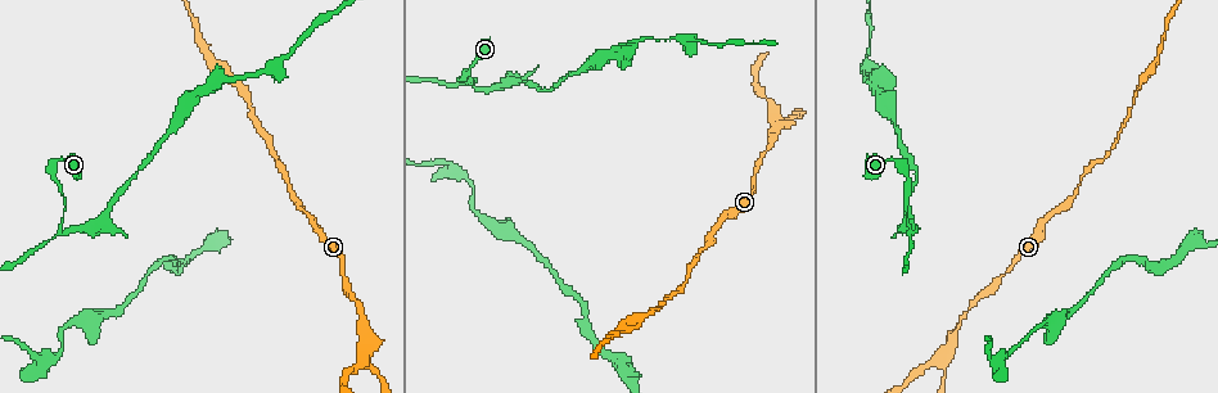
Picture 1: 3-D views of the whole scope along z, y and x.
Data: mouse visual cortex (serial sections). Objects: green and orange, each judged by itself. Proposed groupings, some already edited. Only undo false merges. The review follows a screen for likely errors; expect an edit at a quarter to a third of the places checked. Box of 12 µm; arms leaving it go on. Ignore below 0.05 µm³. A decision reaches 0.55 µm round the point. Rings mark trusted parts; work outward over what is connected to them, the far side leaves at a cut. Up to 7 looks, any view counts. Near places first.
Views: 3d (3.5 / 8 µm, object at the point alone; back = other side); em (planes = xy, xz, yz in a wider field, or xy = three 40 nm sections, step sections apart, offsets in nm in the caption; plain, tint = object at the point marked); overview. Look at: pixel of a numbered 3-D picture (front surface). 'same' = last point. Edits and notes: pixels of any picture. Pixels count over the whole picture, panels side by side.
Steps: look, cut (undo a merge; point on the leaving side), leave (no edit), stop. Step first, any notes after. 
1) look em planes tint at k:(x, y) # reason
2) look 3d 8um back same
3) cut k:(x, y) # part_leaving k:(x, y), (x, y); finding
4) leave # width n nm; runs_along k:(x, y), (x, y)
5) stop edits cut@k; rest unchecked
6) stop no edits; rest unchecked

look 3d 8um back at 1:(475, 88) # abrupt turn

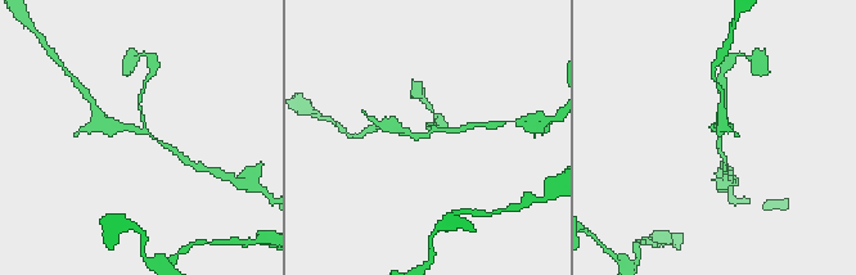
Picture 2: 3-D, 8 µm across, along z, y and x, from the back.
look 3d 3.5um at 2:(432, 131) # closer look

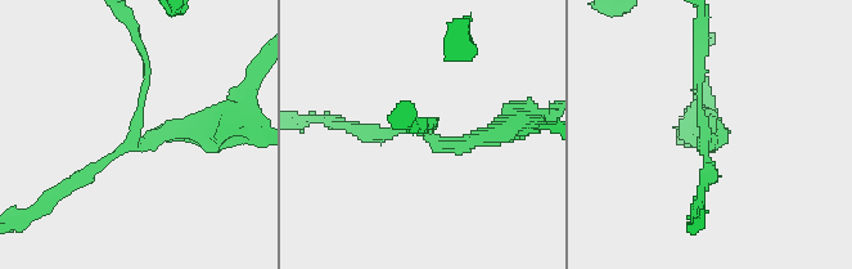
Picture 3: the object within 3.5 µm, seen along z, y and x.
look em xy step 5 tint at 3:(134, 133) # arms 3; arm_widths 100, 150, 200 nm

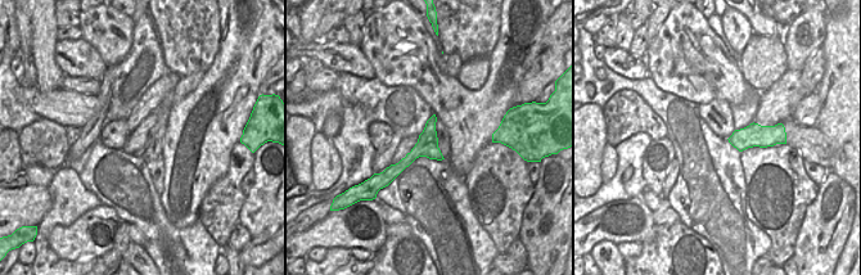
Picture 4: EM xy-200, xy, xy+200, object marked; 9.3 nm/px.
leave # one cell here

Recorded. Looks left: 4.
look 3d 3.5um at 1:(365, 352)

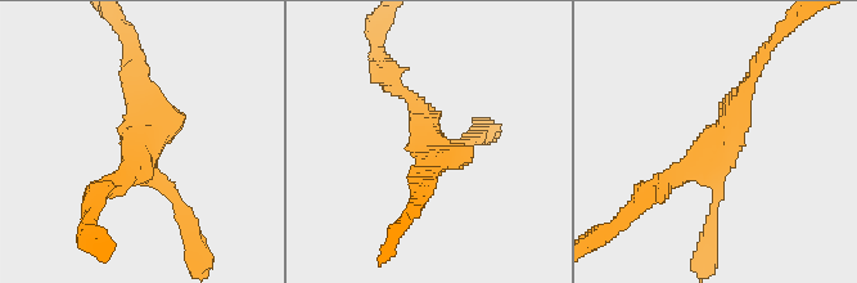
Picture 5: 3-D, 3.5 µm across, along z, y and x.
look em xy step 3 tint at 5:(708, 146) # arms 3; arm_widths 150, 200, 200 nm

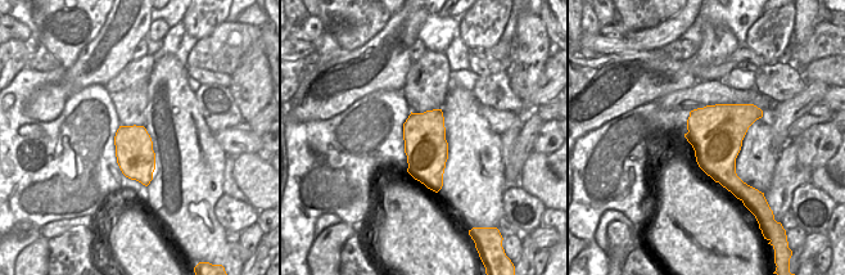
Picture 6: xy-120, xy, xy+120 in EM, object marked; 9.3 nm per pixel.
leave # runs_along 5:(753, 76), (698, 162), (654, 191); continuous, no second cell

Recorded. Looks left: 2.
look 3d 8um at 1:(628, 53) # abrupt turn

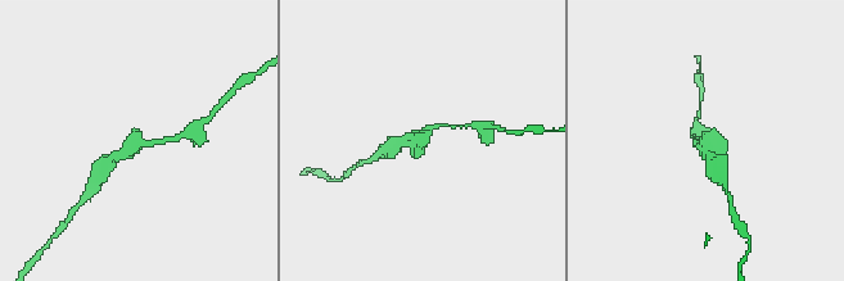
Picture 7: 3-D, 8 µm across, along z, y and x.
look em xy step 5 tint at 7:(130, 147)

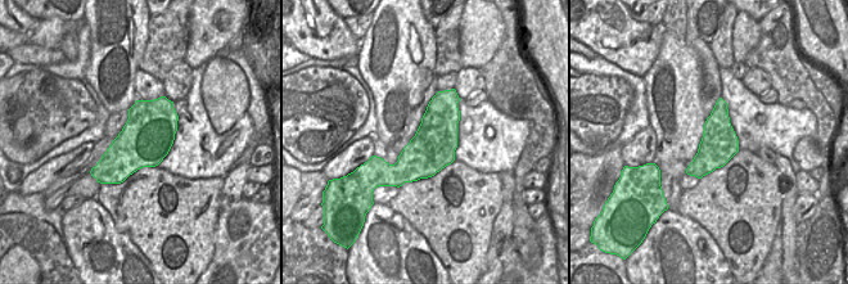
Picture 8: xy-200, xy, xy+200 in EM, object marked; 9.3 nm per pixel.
leave # runs_along 7:(102, 168), (136, 143), (165, 140); continuous, no second cell

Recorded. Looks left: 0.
stop no edits; rest unchecked

